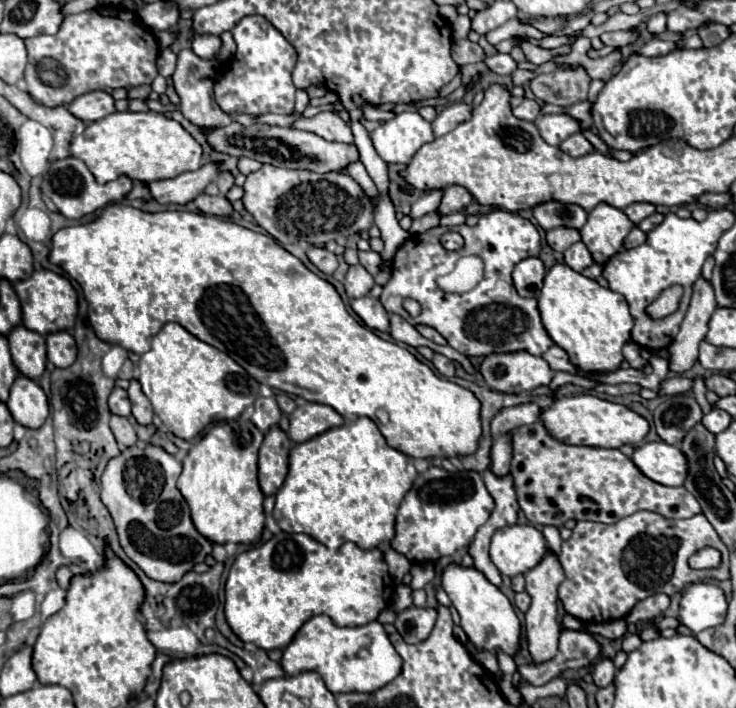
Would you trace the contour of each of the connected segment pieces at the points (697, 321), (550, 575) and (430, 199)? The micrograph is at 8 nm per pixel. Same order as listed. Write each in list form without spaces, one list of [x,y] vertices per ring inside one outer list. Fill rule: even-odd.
[[[700,277],[692,285],[692,301],[680,325],[680,333],[668,347],[672,371],[682,373],[698,361],[698,345],[702,343],[702,335],[706,335],[706,323],[710,321],[714,309],[716,309],[714,289],[704,277]]]
[[[552,549],[546,551],[546,555],[542,557],[542,561],[524,573],[526,577],[526,591],[532,597],[532,605],[526,611],[526,641],[528,641],[528,651],[534,663],[544,663],[550,661],[556,651],[558,651],[558,635],[560,635],[560,623],[556,621],[556,601],[558,601],[558,587],[564,579],[564,571],[562,565],[558,561],[558,557],[552,553]]]
[[[430,189],[430,191],[424,191],[412,205],[412,211],[410,211],[410,217],[412,219],[418,219],[430,211],[436,211],[438,205],[440,205],[440,199],[442,199],[442,189]]]

